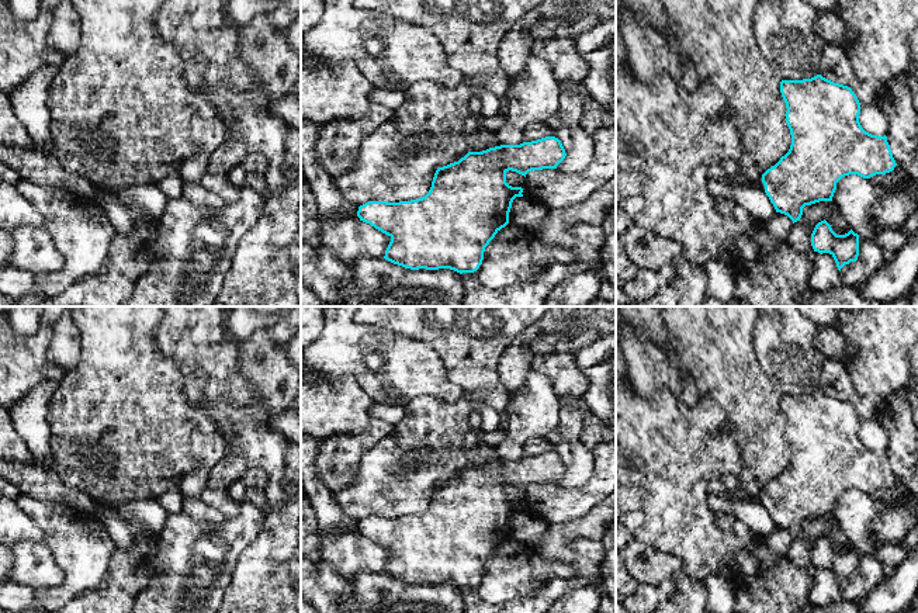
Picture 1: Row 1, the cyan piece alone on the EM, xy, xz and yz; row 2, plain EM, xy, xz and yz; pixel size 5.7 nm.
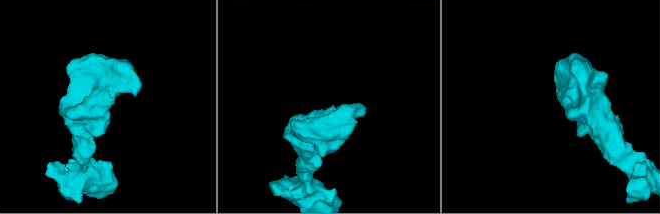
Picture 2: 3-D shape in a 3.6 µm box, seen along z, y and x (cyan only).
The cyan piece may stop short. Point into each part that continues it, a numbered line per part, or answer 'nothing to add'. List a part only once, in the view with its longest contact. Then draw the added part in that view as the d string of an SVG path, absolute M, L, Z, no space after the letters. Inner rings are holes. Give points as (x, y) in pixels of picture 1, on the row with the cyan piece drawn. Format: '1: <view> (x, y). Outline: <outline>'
1: yz (728, 182). Outline: M762 176L755 181L755 183L752 183L752 181L742 181L742 180L738 180L738 179L725 179L724 181L723 181L725 186L758 186L761 190L763 190L765 191L765 186L763 186L763 183L762 183Z

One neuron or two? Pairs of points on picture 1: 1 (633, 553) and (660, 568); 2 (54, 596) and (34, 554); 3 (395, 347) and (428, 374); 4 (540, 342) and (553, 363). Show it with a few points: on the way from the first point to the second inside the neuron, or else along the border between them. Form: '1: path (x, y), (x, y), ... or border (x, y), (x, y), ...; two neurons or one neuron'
1: path (636, 560), (653, 567); one neuron
2: border (51, 554), (62, 572), (62, 579), (35, 591); two neurons
3: path (404, 356), (419, 371); one neuron
4: border (574, 353), (539, 355), (530, 369); two neurons

